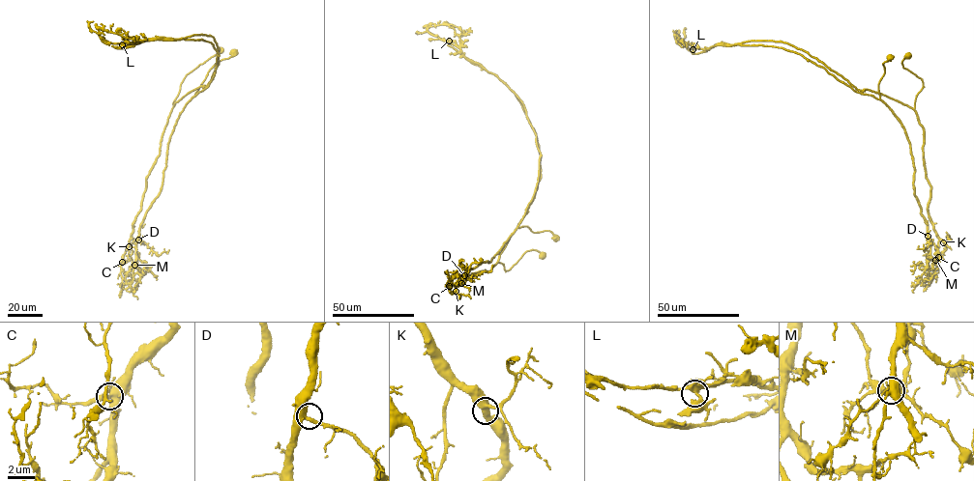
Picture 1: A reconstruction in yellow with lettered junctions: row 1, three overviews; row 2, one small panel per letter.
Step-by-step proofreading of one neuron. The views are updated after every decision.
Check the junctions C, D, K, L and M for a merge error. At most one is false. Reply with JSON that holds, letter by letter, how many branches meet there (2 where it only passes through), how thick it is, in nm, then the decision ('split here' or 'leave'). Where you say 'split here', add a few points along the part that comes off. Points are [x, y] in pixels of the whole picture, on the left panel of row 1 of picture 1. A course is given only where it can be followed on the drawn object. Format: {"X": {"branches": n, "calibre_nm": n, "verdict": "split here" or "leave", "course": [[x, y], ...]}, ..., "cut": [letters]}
{"C": {"branches": 5, "calibre_nm": 480, "verdict": "leave"}, "D": {"branches": 4, "calibre_nm": 360, "verdict": "leave"}, "K": {"branches": 4, "calibre_nm": 440, "verdict": "leave"}, "L": {"branches": 5, "calibre_nm": 440, "verdict": "leave"}, "M": {"branches": 5, "calibre_nm": 460, "verdict": "split here", "course": [[135, 265], [176, 120], [211, 81], [218, 52], [201, 40], [107, 42], [93, 21]]}, "cut": ["M"]}

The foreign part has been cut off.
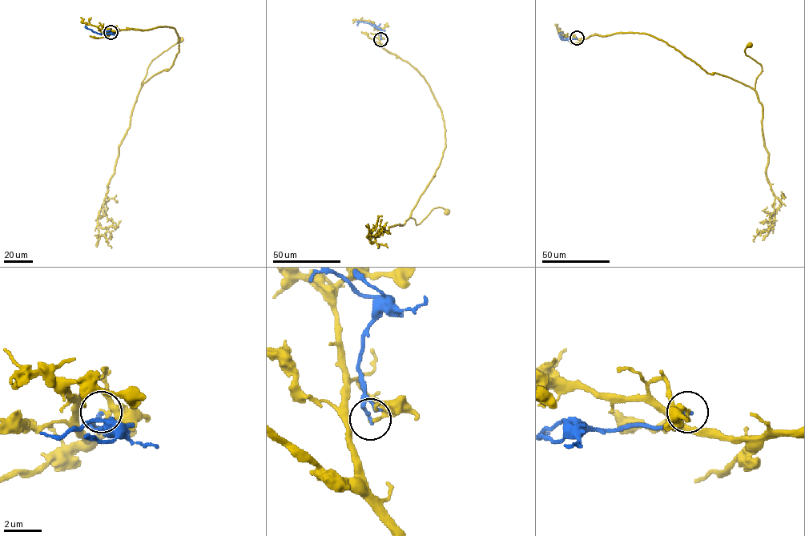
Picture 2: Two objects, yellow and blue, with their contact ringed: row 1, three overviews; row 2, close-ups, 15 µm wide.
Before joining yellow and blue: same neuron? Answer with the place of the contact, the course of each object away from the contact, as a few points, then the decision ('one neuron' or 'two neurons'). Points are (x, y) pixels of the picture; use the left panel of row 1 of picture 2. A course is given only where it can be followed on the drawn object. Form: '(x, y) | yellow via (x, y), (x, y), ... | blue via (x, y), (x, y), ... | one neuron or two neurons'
(110, 32) | yellow via (110, 32), (167, 26), (175, 30), (179, 51), (173, 63), (142, 86), (152, 60), (181, 40) | blue via (110, 32), (101, 34), (86, 27) | two neurons

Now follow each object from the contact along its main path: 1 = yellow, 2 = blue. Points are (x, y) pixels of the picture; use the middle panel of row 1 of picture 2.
1: (380, 39), (384, 48), (424, 77), (444, 121), (440, 164), (410, 217), (419, 224), (434, 208), (447, 212)
2: (380, 39), (380, 30), (376, 27), (362, 22), (357, 26)

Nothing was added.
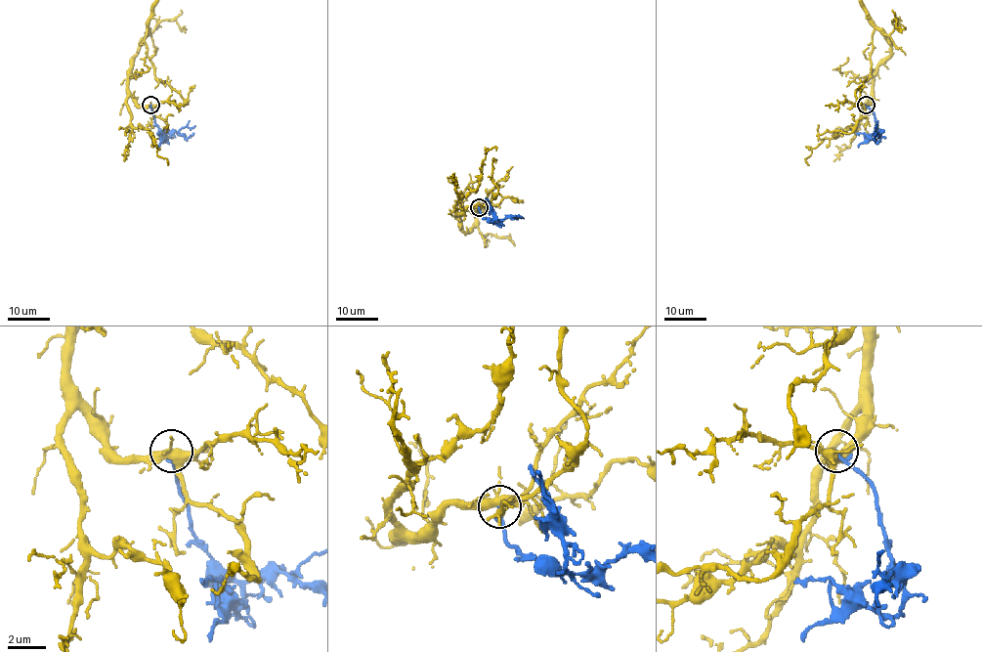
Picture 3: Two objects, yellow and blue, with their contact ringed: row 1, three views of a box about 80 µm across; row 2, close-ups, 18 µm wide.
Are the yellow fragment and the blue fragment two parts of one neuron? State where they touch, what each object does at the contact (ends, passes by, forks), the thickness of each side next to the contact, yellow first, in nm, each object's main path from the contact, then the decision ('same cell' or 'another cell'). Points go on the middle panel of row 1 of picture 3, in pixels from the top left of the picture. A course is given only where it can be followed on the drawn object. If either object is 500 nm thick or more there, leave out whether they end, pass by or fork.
(479, 207) | yellow forks | blue ends | 440/200 nm | blue via (479, 207), (482, 216), (493, 222), (514, 216), (522, 218) | another cell

